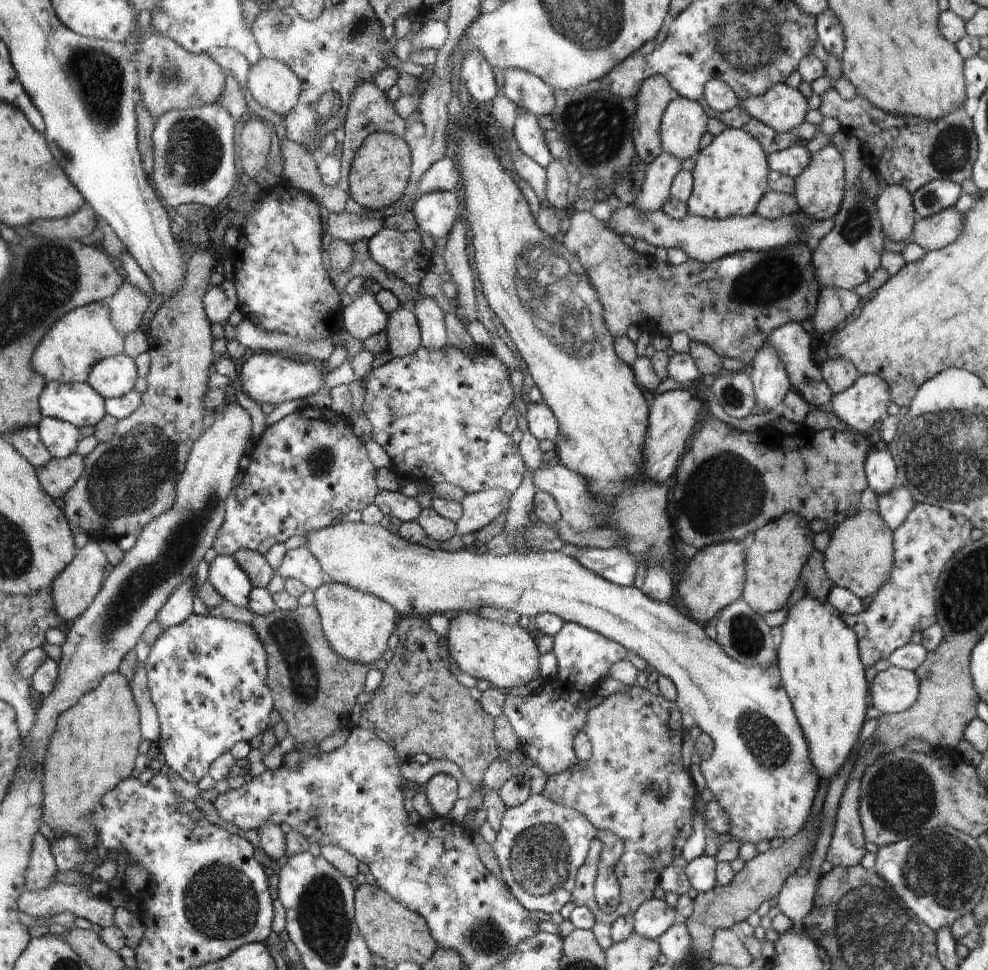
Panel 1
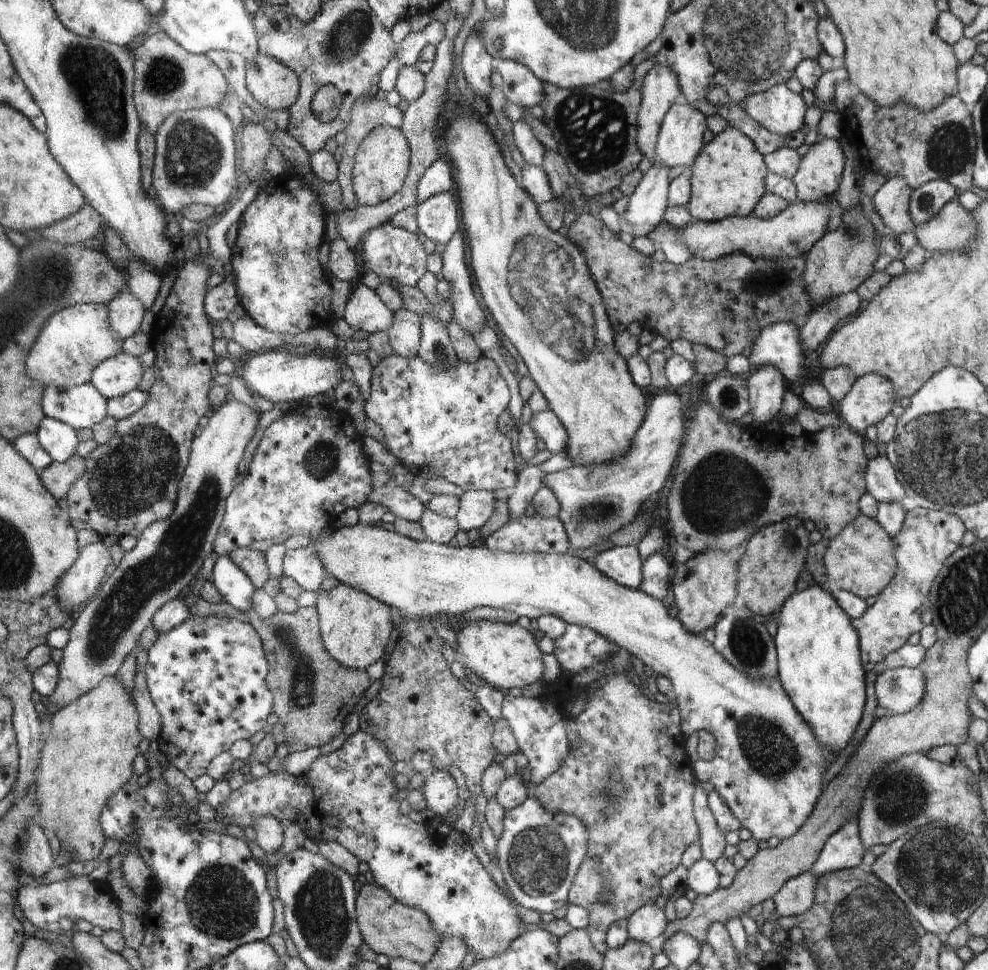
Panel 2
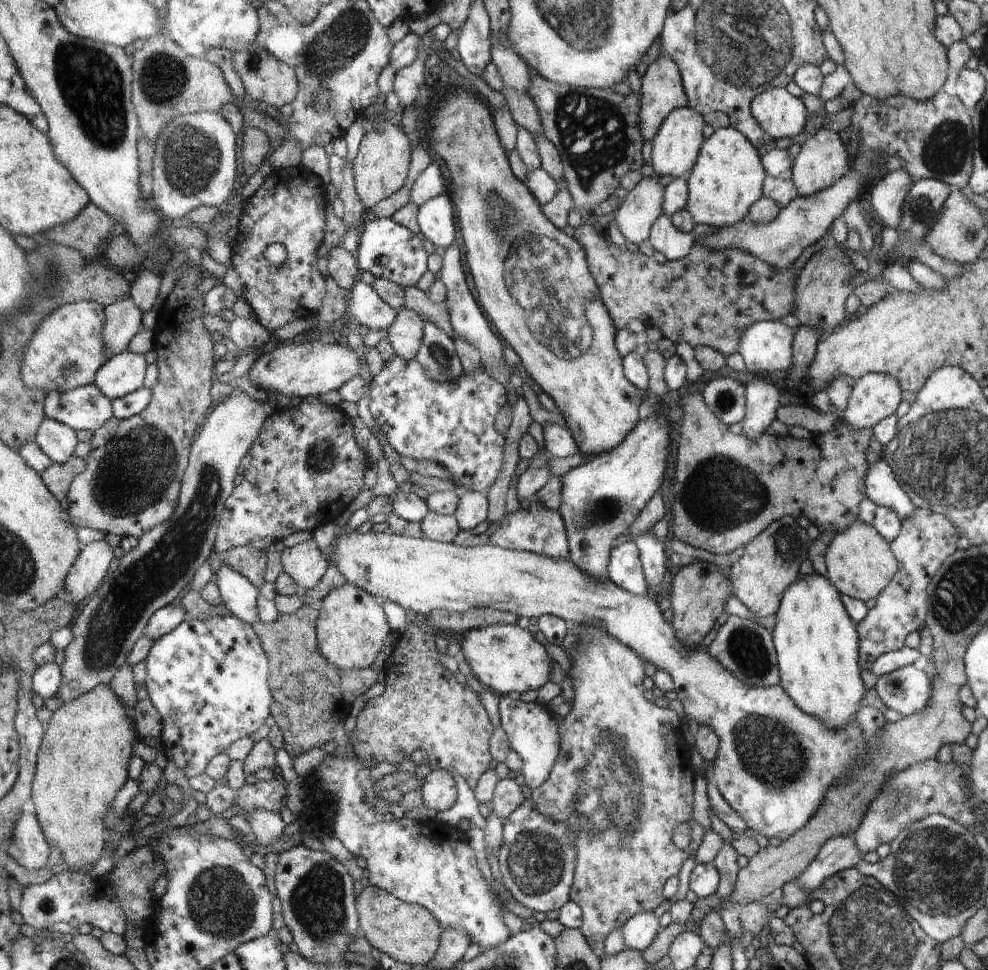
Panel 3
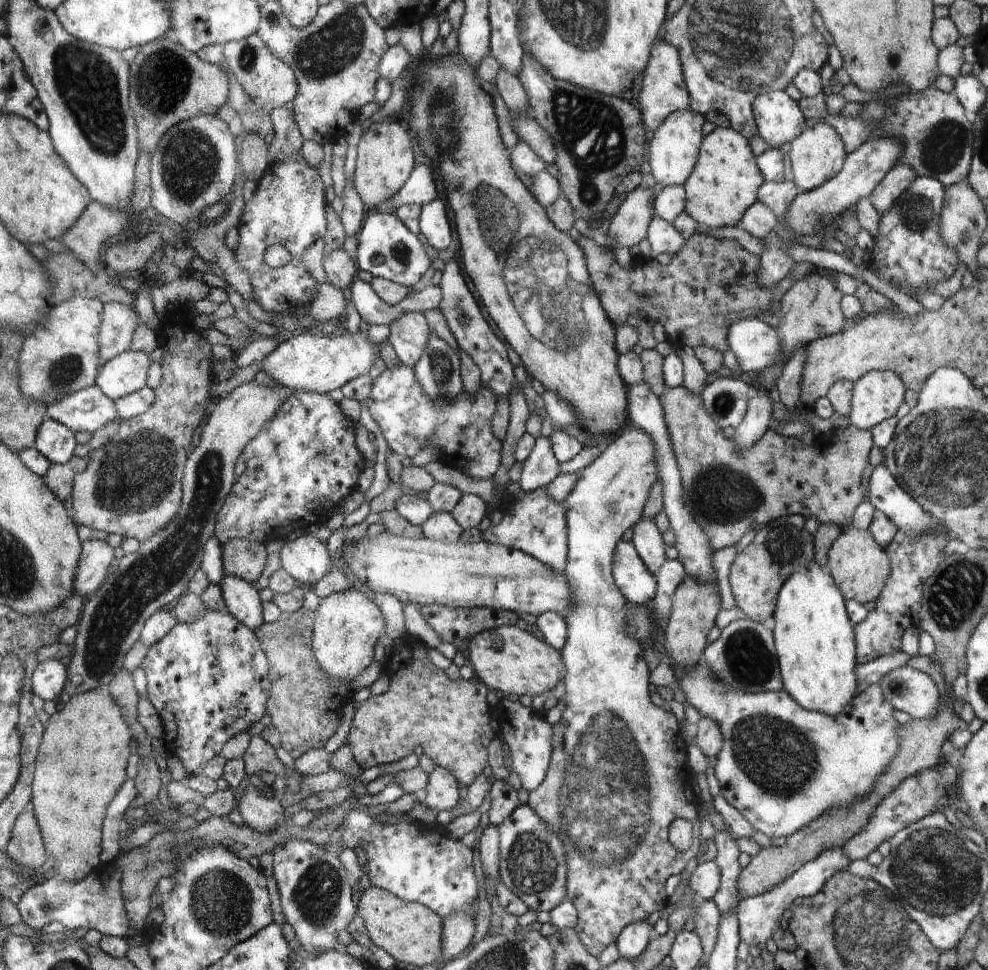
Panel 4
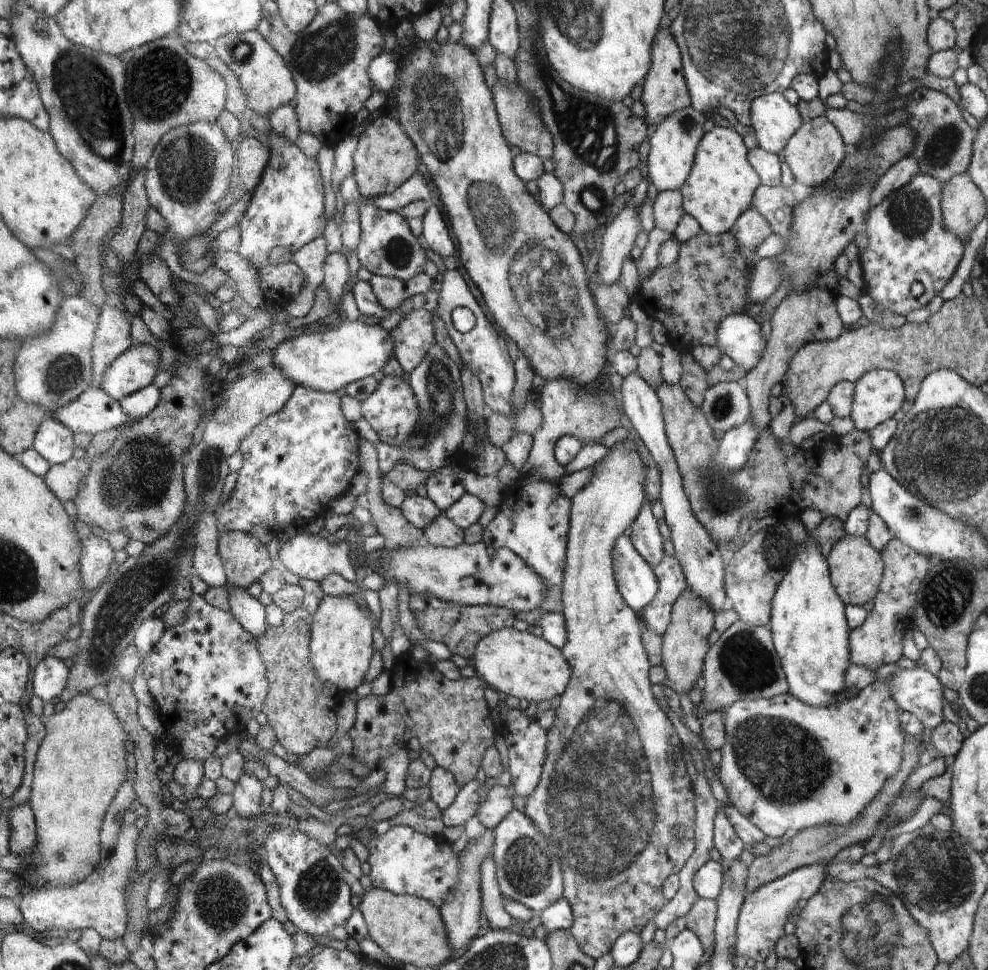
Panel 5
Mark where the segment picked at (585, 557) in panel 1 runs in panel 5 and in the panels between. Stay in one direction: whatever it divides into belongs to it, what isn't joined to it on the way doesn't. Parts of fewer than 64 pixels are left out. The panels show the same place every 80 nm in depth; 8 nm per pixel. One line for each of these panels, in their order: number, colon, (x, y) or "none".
2: (622, 564)
3: (625, 569)
4: (638, 585)
5: (637, 582)

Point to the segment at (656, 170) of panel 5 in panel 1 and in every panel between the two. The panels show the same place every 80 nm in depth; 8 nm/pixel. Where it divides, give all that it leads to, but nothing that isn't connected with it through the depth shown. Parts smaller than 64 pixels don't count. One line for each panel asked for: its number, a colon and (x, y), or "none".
1: (684, 123)
2: (680, 142)
3: (674, 152)
4: (672, 156)

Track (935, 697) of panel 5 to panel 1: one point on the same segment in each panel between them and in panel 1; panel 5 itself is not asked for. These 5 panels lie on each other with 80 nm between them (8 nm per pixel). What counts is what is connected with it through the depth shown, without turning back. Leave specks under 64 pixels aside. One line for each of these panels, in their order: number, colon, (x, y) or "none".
1: (895, 690)
2: (900, 690)
3: (907, 690)
4: (914, 692)

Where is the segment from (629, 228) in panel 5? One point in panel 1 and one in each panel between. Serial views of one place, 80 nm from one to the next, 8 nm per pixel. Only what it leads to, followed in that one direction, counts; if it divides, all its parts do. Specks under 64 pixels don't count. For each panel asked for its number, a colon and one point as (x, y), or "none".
1: (655, 190)
2: (646, 207)
3: (642, 206)
4: (629, 225)

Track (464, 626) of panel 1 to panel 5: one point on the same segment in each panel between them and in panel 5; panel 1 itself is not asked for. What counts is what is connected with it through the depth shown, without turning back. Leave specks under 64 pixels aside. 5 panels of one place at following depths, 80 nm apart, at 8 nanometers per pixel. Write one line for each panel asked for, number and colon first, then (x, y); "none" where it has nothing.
2: (504, 655)
3: (504, 658)
4: (508, 661)
5: (516, 663)

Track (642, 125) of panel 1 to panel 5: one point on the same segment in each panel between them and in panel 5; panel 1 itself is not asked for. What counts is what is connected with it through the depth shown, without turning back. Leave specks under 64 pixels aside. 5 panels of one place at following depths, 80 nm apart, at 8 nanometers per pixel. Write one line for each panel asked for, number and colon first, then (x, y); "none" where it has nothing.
2: (660, 91)
3: (663, 91)
4: (663, 92)
5: (665, 92)

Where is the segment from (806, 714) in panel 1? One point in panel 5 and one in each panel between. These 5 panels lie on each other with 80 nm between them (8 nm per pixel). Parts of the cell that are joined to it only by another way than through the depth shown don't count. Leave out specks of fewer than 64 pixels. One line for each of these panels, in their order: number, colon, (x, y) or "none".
2: (818, 660)
3: (816, 641)
4: (816, 647)
5: (810, 634)

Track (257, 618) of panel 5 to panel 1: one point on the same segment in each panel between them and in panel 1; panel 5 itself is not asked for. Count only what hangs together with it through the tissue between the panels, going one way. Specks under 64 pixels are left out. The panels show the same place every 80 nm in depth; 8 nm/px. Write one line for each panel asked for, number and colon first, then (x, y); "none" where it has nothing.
1: (226, 577)
2: (233, 585)
3: (239, 596)
4: (242, 600)

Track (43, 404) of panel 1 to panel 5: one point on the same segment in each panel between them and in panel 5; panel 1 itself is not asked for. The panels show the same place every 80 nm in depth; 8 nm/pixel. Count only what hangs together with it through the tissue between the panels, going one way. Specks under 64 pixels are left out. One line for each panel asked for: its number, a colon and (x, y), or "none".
2: (83, 406)
3: (86, 408)
4: (90, 410)
5: (94, 412)

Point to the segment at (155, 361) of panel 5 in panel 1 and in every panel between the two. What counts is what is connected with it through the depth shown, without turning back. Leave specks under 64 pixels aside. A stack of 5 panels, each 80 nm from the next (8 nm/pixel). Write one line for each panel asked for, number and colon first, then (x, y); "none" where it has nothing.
1: (114, 376)
2: (117, 376)
3: (123, 374)
4: (125, 374)

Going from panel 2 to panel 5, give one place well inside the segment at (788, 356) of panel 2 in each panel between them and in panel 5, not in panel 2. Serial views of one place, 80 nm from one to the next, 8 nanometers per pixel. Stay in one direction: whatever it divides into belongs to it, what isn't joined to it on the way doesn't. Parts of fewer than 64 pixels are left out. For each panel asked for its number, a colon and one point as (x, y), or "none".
3: (767, 346)
4: (755, 344)
5: (738, 336)

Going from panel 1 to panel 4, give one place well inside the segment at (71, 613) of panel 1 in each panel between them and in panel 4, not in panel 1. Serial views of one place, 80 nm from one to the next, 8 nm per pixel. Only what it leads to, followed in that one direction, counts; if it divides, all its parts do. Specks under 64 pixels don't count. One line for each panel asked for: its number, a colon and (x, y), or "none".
2: (78, 585)
3: (87, 574)
4: (96, 556)

